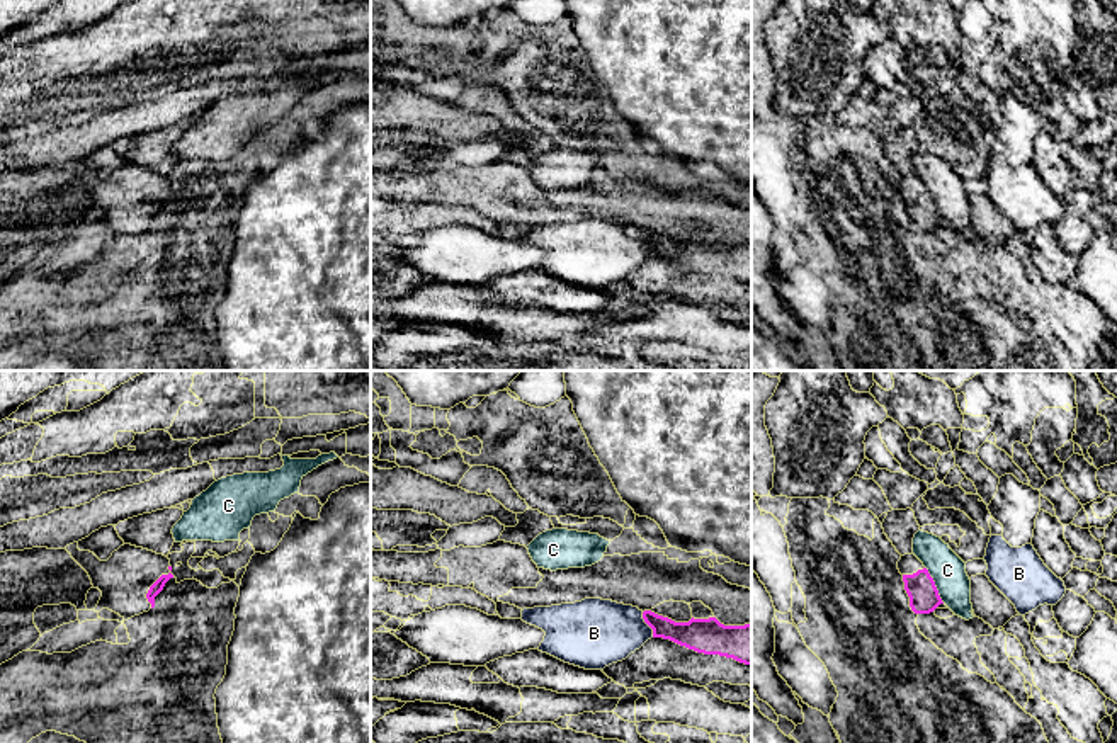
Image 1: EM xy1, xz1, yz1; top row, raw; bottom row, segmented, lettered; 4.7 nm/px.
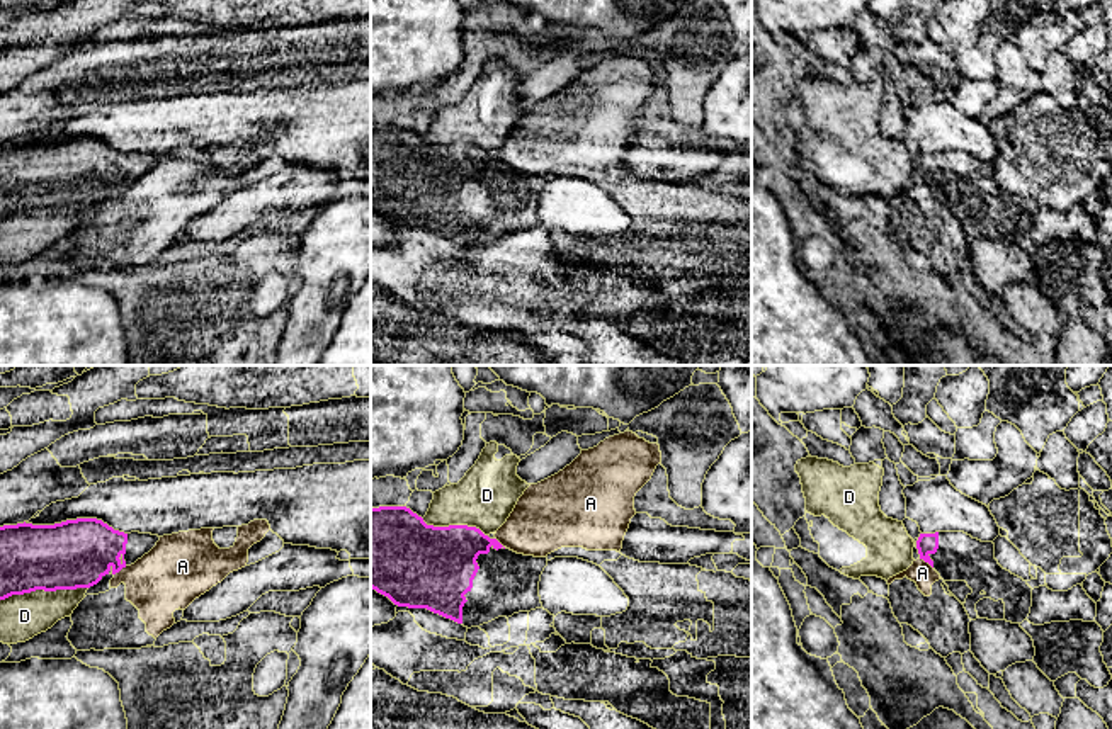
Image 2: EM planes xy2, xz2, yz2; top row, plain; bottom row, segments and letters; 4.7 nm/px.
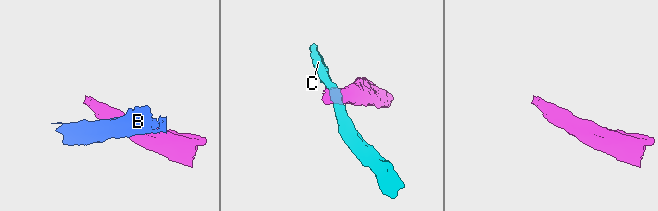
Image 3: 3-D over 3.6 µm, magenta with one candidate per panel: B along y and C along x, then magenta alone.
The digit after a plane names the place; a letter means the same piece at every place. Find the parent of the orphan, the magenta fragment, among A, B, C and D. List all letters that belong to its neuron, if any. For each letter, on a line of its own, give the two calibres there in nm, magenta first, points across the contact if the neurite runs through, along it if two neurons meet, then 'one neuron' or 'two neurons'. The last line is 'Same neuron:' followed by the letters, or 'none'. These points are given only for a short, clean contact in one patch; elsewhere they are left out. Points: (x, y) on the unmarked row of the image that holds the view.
A: 100/110 nm | along yz2 (920, 177), (932, 187) | two neurons
B: 150/320 nm | along xz1 (641, 232), (653, 255) | two neurons
C: 140/160 nm | along yz1 (925, 186), (944, 221) | two neurons
D: 320/200 nm | two neurons
Same neuron: none

